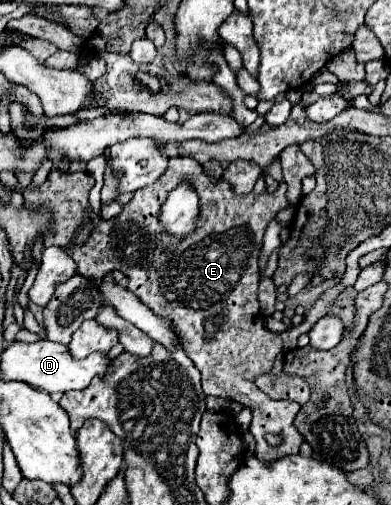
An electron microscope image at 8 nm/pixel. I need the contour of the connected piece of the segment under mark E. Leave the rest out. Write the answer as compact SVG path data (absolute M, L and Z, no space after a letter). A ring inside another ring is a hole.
M170 157L170 165L168 165L166 173L162 175L162 179L150 187L138 189L134 193L134 199L126 205L126 209L120 215L112 217L110 221L98 217L92 211L92 207L88 203L90 183L92 183L92 175L86 171L60 173L58 169L52 169L46 183L42 183L36 189L22 189L22 195L24 195L26 203L30 203L30 207L46 205L54 211L54 235L50 235L46 239L46 245L56 245L56 247L66 249L70 253L70 257L76 261L78 273L82 273L84 277L104 277L110 271L122 271L128 277L126 287L134 295L138 295L152 311L162 315L162 319L168 319L172 323L176 335L184 343L184 351L188 353L188 357L194 361L194 365L202 373L204 393L216 395L216 397L228 397L232 401L246 405L252 411L254 427L250 425L250 431L256 437L256 443L258 443L256 457L262 463L272 463L276 459L286 457L286 447L290 447L290 449L294 449L294 453L298 453L298 447L304 439L294 427L294 415L298 413L300 405L292 403L292 401L274 401L264 391L260 391L252 381L258 373L268 373L276 355L282 351L280 335L276 335L264 327L264 315L260 313L256 291L258 291L258 281L260 281L258 255L262 249L264 229L270 223L270 219L276 217L278 211L290 207L290 203L286 199L286 183L280 183L280 187L274 193L264 191L262 195L254 195L254 193L238 195L230 189L230 185L224 179L214 179L214 177L206 175L198 161L194 161L190 157ZM184 179L194 187L194 191L200 197L200 215L196 221L196 229L190 235L184 235L178 239L162 227L158 213L160 213L160 207L166 201L168 193L174 187L178 187L178 183L182 183ZM84 213L92 221L90 237L84 245L72 247L74 233L78 231L78 223L84 219ZM266 433L280 435L284 439L284 443L280 447L272 449L264 439Z

